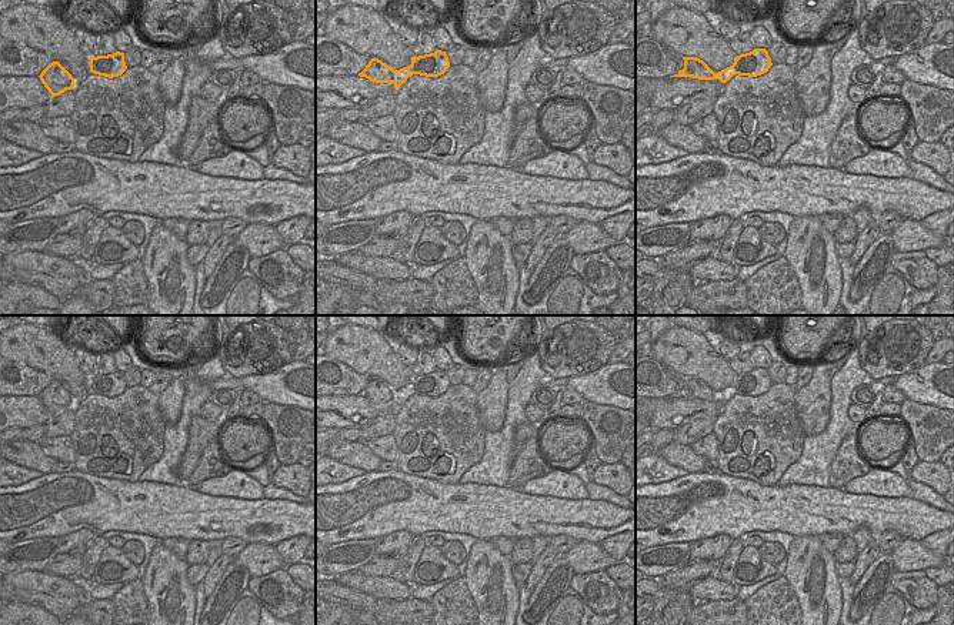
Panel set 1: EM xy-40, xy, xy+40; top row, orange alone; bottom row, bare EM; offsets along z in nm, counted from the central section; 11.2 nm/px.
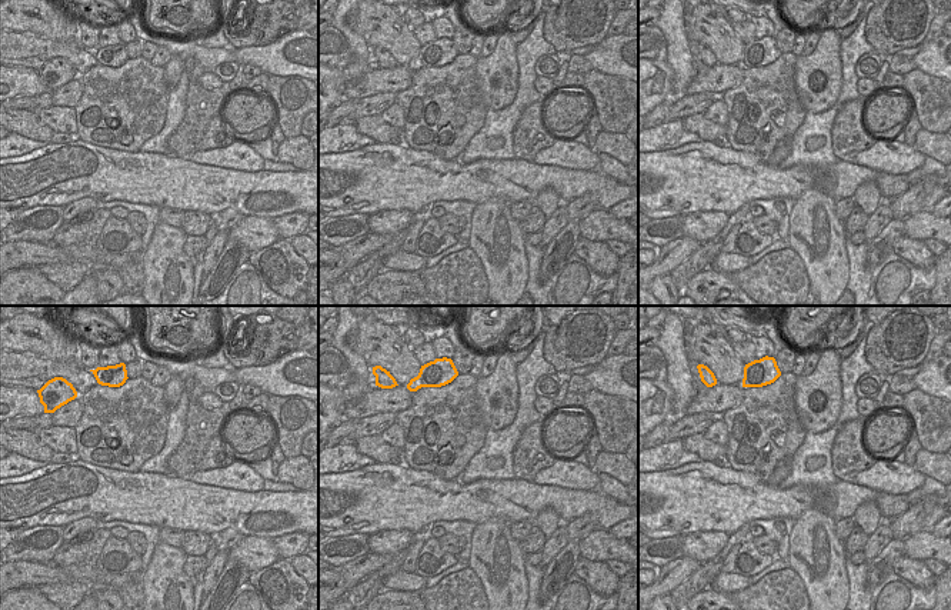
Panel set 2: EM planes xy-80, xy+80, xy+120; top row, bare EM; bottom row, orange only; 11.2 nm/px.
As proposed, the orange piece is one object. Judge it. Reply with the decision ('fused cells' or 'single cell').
fused cells

